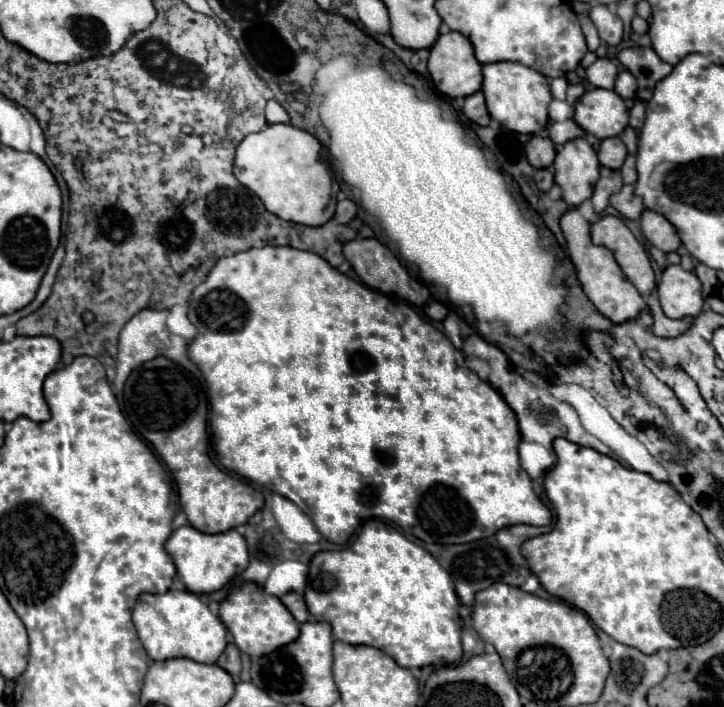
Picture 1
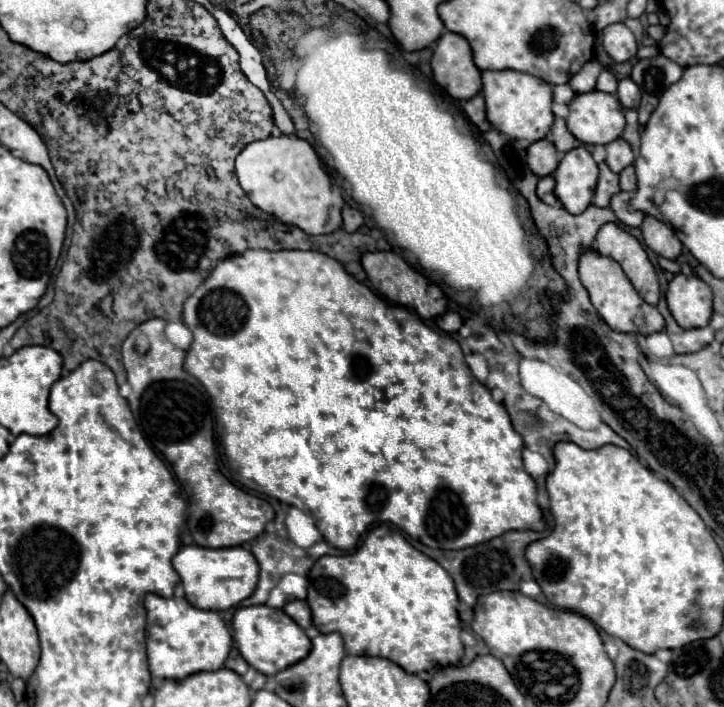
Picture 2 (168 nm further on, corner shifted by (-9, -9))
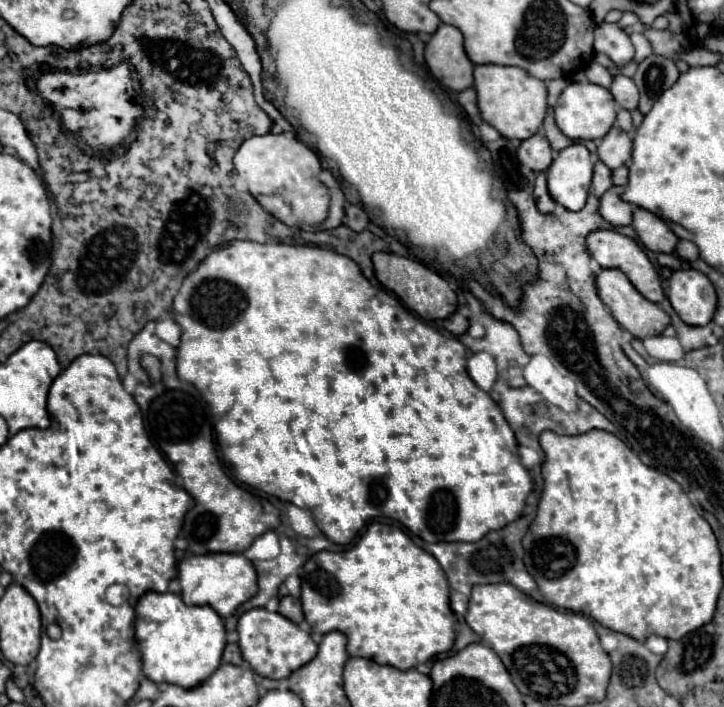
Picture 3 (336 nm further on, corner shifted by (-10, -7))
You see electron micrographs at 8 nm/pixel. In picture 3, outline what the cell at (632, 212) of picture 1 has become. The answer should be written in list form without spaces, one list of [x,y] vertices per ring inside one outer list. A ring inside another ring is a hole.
[[[612,186],[610,190],[606,190],[606,194],[602,194],[600,198],[600,206],[598,206],[598,212],[600,216],[610,222],[612,226],[628,226],[632,222],[632,212],[634,212],[634,206],[624,202],[620,198],[622,194],[622,186]]]

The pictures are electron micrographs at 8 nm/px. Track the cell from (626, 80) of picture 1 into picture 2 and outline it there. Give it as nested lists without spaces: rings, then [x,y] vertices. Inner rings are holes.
[[[623,78],[617,88],[617,98],[623,104],[623,108],[637,108],[641,100],[641,90],[631,78]]]

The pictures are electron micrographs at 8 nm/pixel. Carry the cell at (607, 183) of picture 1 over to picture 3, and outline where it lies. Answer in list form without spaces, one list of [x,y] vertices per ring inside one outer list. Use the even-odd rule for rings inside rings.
[[[596,160],[596,164],[594,164],[594,176],[592,176],[594,194],[600,198],[610,186],[612,186],[612,170],[602,160]]]

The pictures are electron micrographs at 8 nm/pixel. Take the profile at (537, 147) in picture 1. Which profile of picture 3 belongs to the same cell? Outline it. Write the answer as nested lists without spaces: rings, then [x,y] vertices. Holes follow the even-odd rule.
[[[534,134],[522,140],[516,156],[524,166],[528,166],[534,172],[544,172],[552,164],[552,158],[554,158],[550,142],[542,134]]]

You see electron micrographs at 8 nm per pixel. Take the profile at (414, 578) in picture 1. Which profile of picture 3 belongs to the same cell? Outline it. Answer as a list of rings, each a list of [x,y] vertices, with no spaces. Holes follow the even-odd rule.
[[[372,522],[360,540],[346,552],[316,552],[300,568],[302,610],[312,632],[326,634],[332,630],[348,638],[348,654],[374,660],[376,664],[410,670],[452,648],[454,616],[450,610],[450,586],[438,560],[418,548],[398,526]]]

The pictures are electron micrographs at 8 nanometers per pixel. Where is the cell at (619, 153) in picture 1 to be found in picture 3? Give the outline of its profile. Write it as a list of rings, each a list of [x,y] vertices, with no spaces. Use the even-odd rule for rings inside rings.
[[[612,126],[610,132],[598,142],[598,156],[612,170],[624,166],[630,160],[630,150],[632,150],[632,140],[618,126]]]

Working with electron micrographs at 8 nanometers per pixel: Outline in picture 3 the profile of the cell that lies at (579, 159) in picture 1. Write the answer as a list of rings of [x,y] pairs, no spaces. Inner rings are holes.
[[[572,144],[558,152],[546,170],[548,190],[554,202],[566,210],[582,210],[592,182],[592,160],[584,144]]]

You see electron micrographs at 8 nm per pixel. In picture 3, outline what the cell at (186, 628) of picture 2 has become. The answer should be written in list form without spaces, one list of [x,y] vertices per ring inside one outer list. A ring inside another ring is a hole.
[[[146,592],[136,602],[136,646],[142,658],[142,674],[160,684],[170,682],[176,686],[196,686],[204,682],[222,660],[226,646],[224,620],[210,606],[188,606],[180,594],[172,592]]]

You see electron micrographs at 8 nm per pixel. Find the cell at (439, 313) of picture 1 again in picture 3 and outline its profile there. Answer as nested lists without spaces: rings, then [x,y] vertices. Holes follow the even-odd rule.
[[[454,312],[450,318],[444,320],[444,328],[454,336],[462,336],[468,330],[468,318],[462,312]]]

